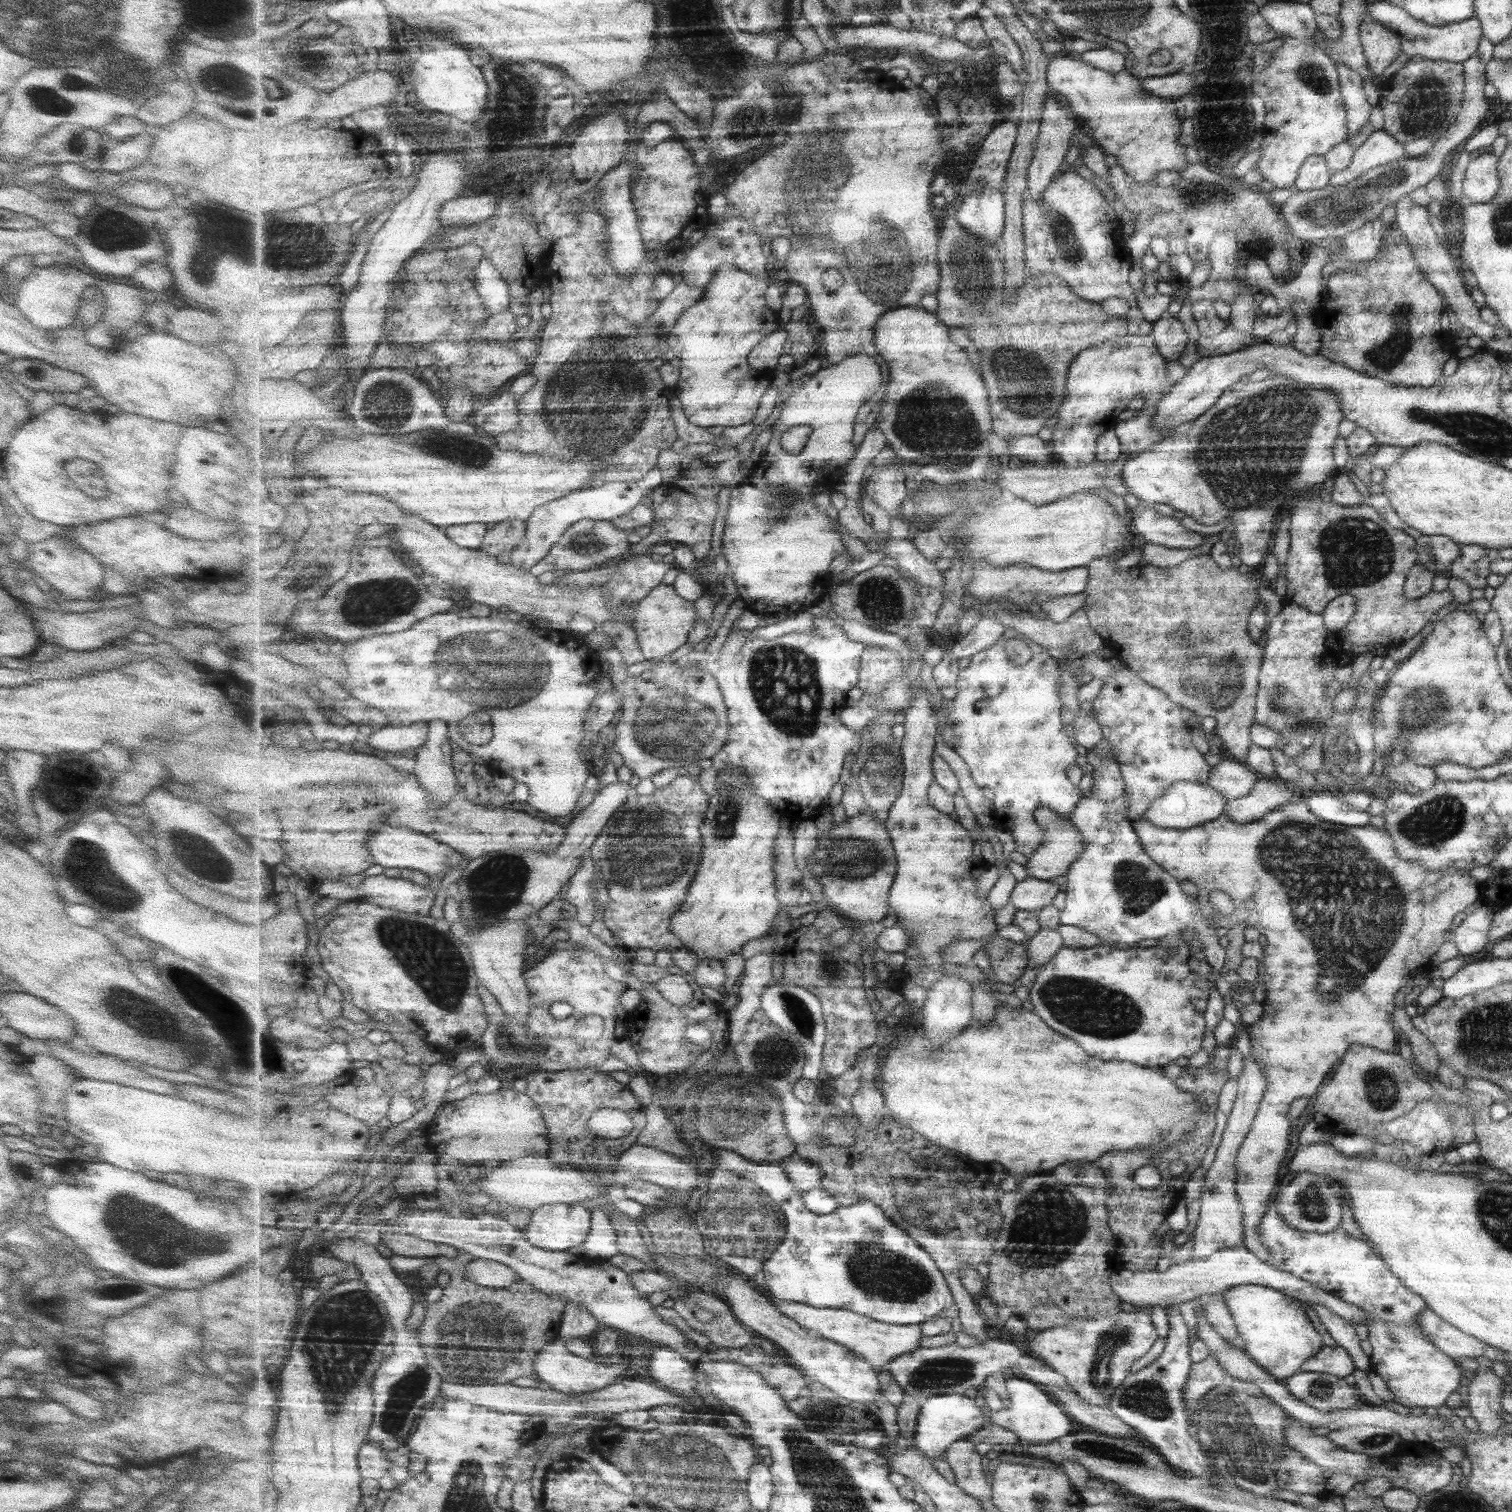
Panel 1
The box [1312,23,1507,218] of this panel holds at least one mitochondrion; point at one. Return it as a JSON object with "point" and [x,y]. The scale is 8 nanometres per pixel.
{"point":[1425,103]}

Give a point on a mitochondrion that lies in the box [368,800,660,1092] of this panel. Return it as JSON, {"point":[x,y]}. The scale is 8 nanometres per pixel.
{"point":[431,958]}

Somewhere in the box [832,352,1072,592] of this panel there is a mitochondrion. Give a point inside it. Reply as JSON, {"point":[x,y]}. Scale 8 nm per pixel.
{"point":[918,421]}

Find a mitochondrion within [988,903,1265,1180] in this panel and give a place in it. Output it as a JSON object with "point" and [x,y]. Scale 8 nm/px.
{"point":[1084,1006]}

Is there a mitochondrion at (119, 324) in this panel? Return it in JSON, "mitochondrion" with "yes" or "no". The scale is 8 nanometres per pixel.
{"mitochondrion":"no"}

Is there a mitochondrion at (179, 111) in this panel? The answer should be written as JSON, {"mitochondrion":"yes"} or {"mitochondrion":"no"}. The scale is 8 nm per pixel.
{"mitochondrion":"no"}

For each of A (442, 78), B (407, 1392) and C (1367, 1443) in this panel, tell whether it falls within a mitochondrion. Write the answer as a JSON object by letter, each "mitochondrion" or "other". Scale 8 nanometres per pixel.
{"A":"other","B":"mitochondrion","C":"mitochondrion"}

